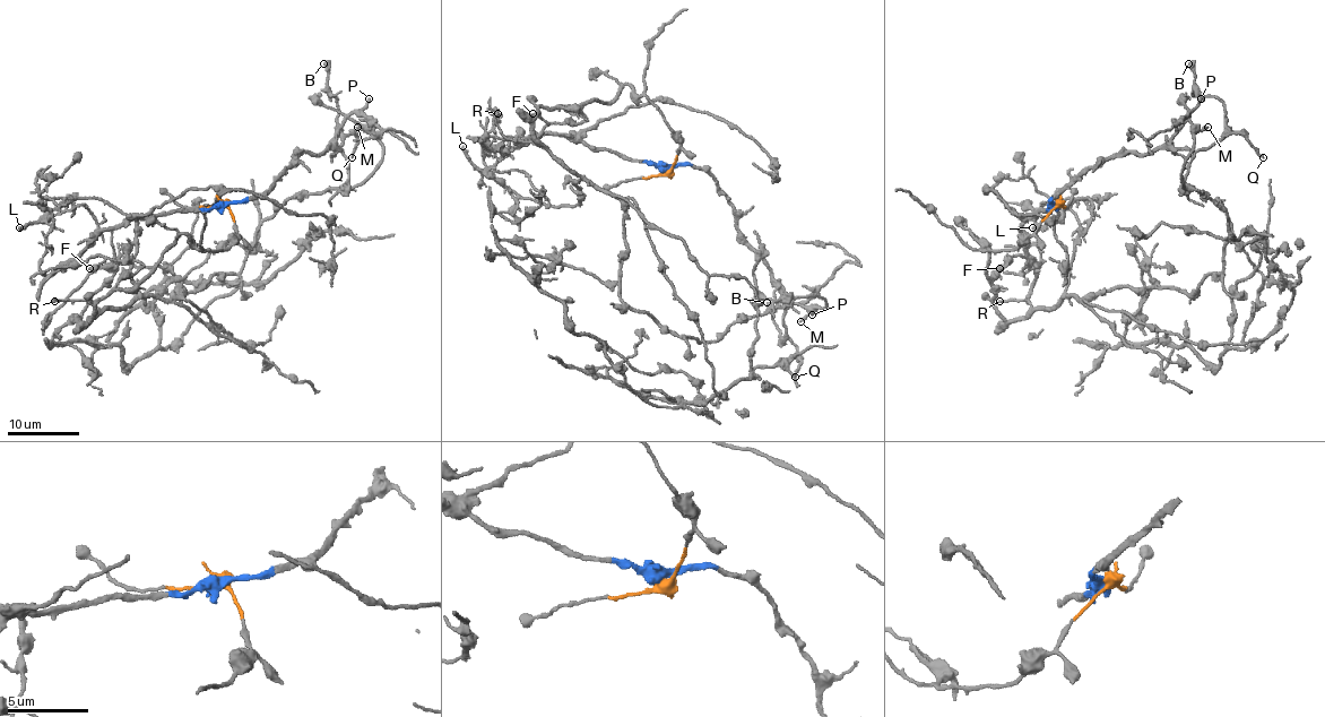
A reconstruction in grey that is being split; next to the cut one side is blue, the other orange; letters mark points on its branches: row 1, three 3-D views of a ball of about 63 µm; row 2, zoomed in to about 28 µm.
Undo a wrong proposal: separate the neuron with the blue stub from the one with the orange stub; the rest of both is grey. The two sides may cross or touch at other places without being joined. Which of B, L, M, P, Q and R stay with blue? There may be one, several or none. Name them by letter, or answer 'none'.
B, P, Q

